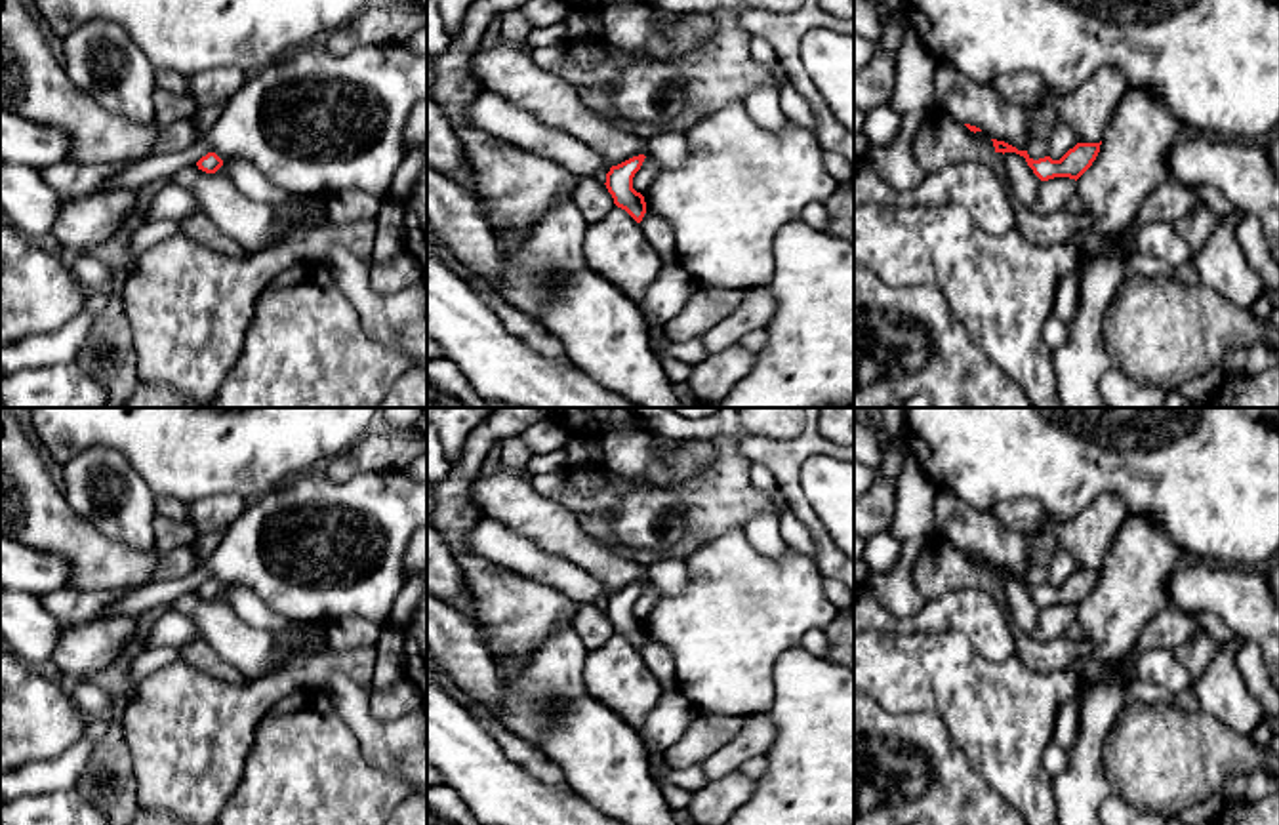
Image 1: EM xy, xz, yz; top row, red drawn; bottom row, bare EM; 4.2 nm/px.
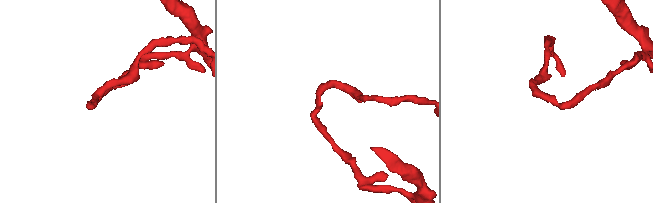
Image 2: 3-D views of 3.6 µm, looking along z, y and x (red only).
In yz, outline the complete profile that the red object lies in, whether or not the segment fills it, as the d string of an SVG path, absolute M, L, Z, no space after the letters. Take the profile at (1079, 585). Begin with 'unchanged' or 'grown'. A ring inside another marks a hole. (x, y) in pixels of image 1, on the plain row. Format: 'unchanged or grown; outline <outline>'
unchanged; outline M991 566L995 579L1016 579L1025 585L1027 593L1033 596L1033 600L1041 608L1048 608L1054 604L1069 604L1079 606L1096 587L1100 579L1100 570L1077 570L1073 575L1069 575L1060 587L1052 587L1050 583L1033 587L1027 577L1018 577L1016 573Z

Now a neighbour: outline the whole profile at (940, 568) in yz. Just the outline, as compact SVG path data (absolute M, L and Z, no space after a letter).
M934 535L919 553L913 570L913 583L926 602L947 593L963 589L978 589L989 593L1001 612L1008 617L1008 625L1016 642L1014 655L1033 671L1052 671L1071 667L1075 657L1086 655L1092 646L1088 640L1071 642L1058 636L1041 642L1024 633L1010 617L1005 583L997 579L985 558L970 558L964 551Z

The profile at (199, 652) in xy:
M202 636L193 642L179 646L179 655L215 678L221 678L231 684L246 684L246 676L227 663Z

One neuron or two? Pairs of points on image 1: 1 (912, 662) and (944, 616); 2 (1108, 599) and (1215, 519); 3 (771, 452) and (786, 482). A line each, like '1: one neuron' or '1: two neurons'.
1: two neurons
2: two neurons
3: one neuron

